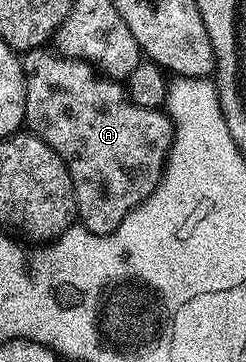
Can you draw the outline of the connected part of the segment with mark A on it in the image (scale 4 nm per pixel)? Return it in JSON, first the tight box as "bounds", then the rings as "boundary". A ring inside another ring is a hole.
{"bounds":[22,47,173,235],"boundary":[[[41,47],[31,49],[29,53],[23,54],[22,64],[24,66],[24,76],[26,78],[26,115],[24,116],[24,125],[27,132],[33,133],[42,143],[46,143],[66,163],[66,171],[70,171],[70,179],[74,187],[74,199],[76,200],[76,216],[79,224],[89,229],[91,233],[106,235],[126,219],[126,215],[135,205],[140,205],[156,189],[156,184],[160,182],[164,173],[164,162],[166,160],[168,147],[172,142],[173,124],[169,120],[167,112],[159,108],[147,109],[141,105],[135,105],[128,97],[125,86],[121,82],[112,80],[111,77],[101,75],[87,61],[77,61],[74,57],[65,57],[59,52],[51,51],[47,53],[47,48]]]}

